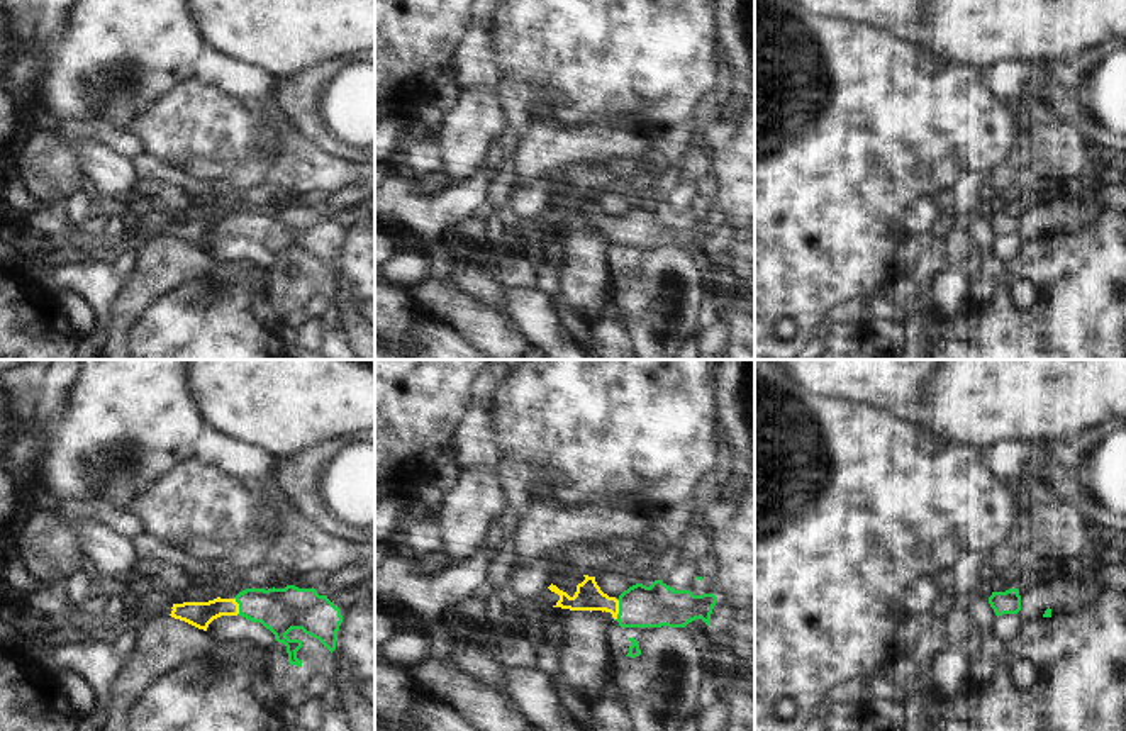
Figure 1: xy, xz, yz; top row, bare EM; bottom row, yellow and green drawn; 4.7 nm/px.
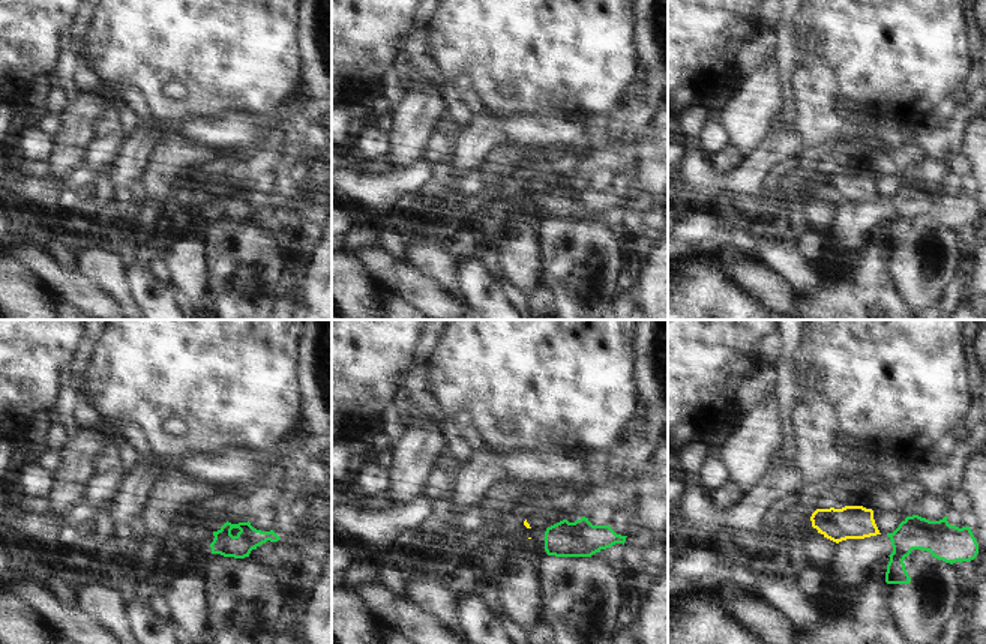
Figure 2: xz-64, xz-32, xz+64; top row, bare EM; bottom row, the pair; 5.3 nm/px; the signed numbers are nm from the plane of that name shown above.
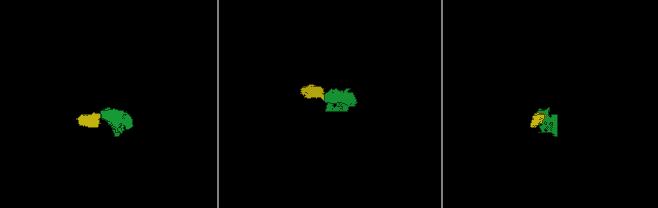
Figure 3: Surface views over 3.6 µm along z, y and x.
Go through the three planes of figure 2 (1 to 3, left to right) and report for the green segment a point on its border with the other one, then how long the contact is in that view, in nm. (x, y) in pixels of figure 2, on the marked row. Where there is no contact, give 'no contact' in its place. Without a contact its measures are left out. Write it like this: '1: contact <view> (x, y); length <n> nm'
1: no contact
2: no contact
3: no contact

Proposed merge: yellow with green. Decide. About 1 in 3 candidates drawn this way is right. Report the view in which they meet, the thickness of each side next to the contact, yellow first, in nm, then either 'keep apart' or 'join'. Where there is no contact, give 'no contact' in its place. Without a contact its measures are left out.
xz | 130/200 nm | join

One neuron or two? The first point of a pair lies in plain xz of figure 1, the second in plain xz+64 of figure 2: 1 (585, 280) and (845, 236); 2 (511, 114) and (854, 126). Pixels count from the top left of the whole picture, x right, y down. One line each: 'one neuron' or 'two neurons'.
1: one neuron
2: two neurons

